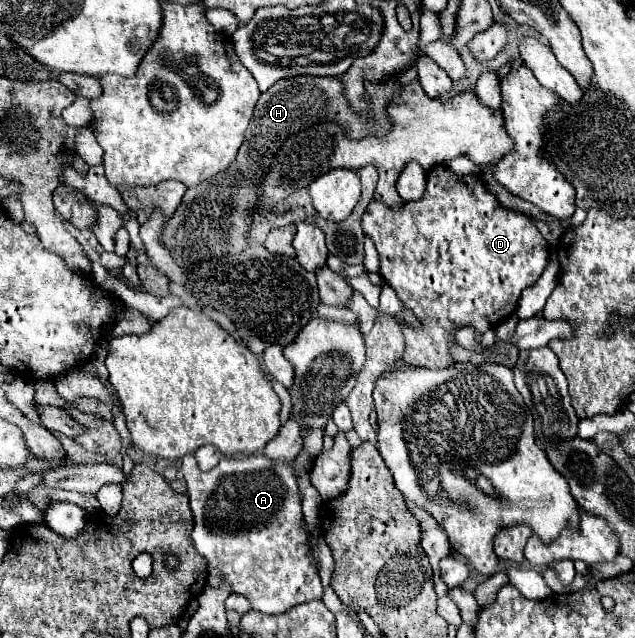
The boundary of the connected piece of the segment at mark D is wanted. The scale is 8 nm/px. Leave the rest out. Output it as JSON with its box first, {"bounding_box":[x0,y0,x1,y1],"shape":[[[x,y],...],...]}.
{"bounding_box":[362,165,548,369],"shape":[[[444,165],[428,171],[426,195],[420,201],[406,203],[402,209],[390,209],[384,203],[372,201],[362,215],[362,231],[374,239],[382,279],[422,323],[420,329],[414,329],[396,317],[406,341],[402,361],[414,367],[444,369],[454,365],[450,343],[446,343],[446,329],[454,331],[464,325],[472,325],[478,333],[494,329],[516,311],[520,293],[532,285],[548,265],[548,243],[528,217],[504,211],[482,181],[466,185],[454,179],[452,171]]]}

